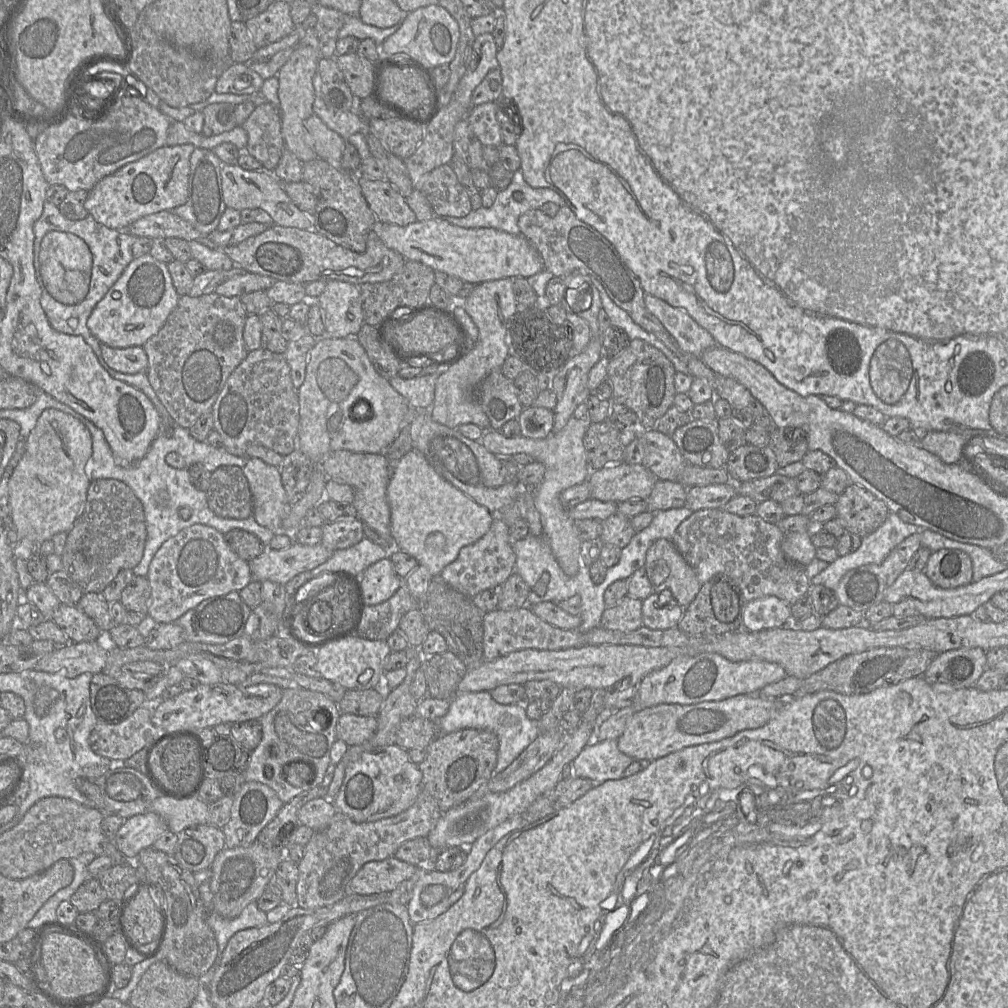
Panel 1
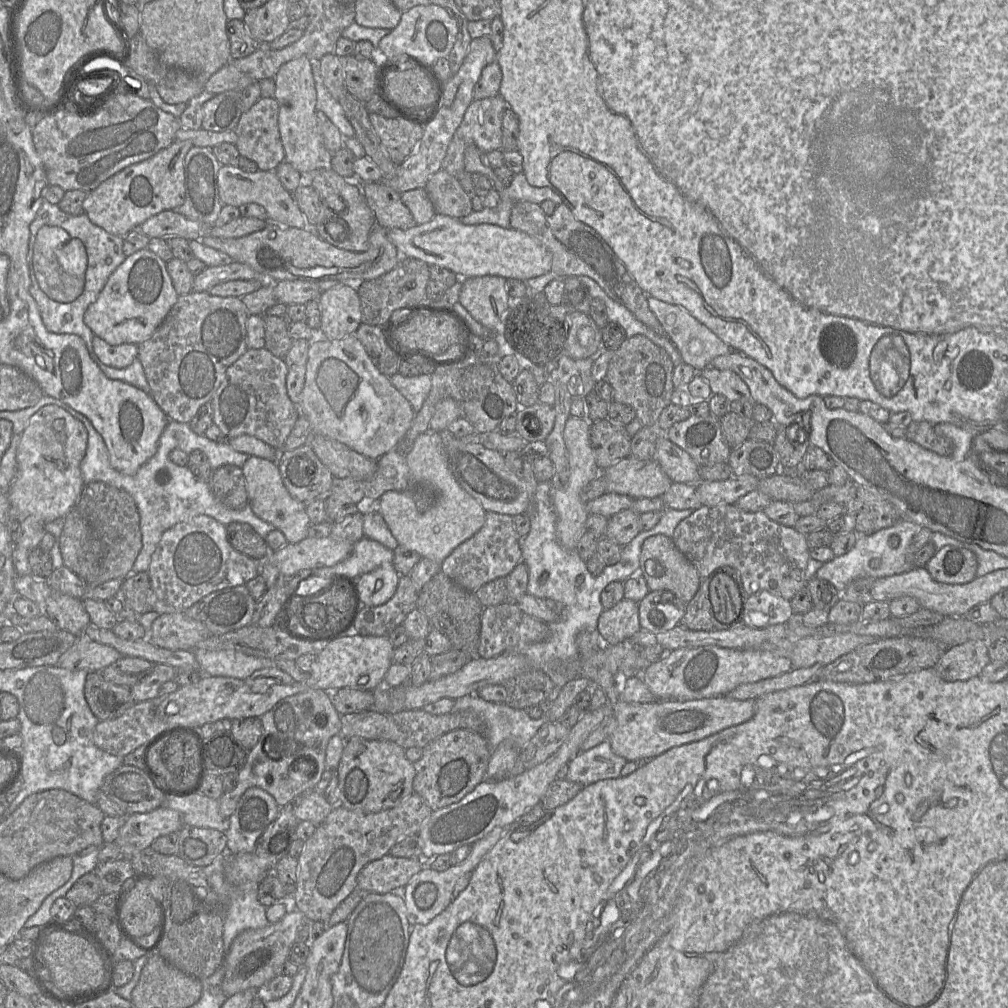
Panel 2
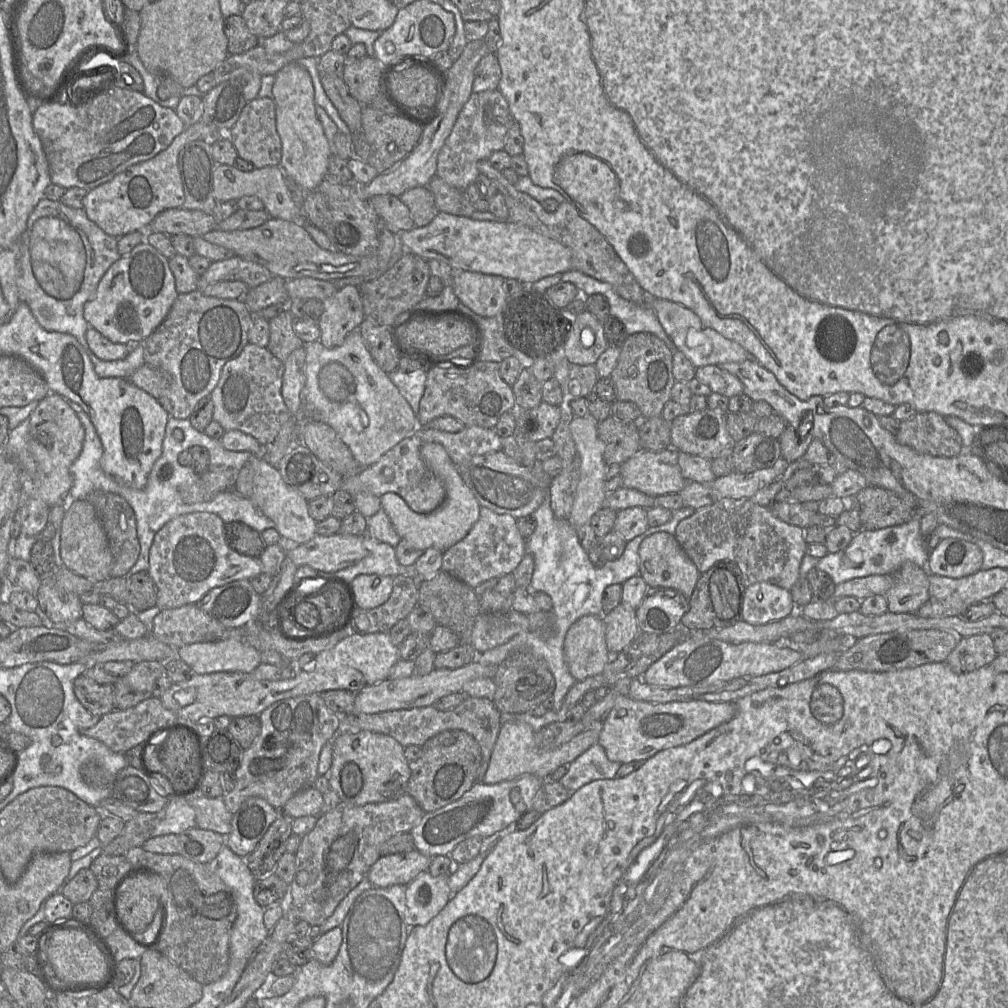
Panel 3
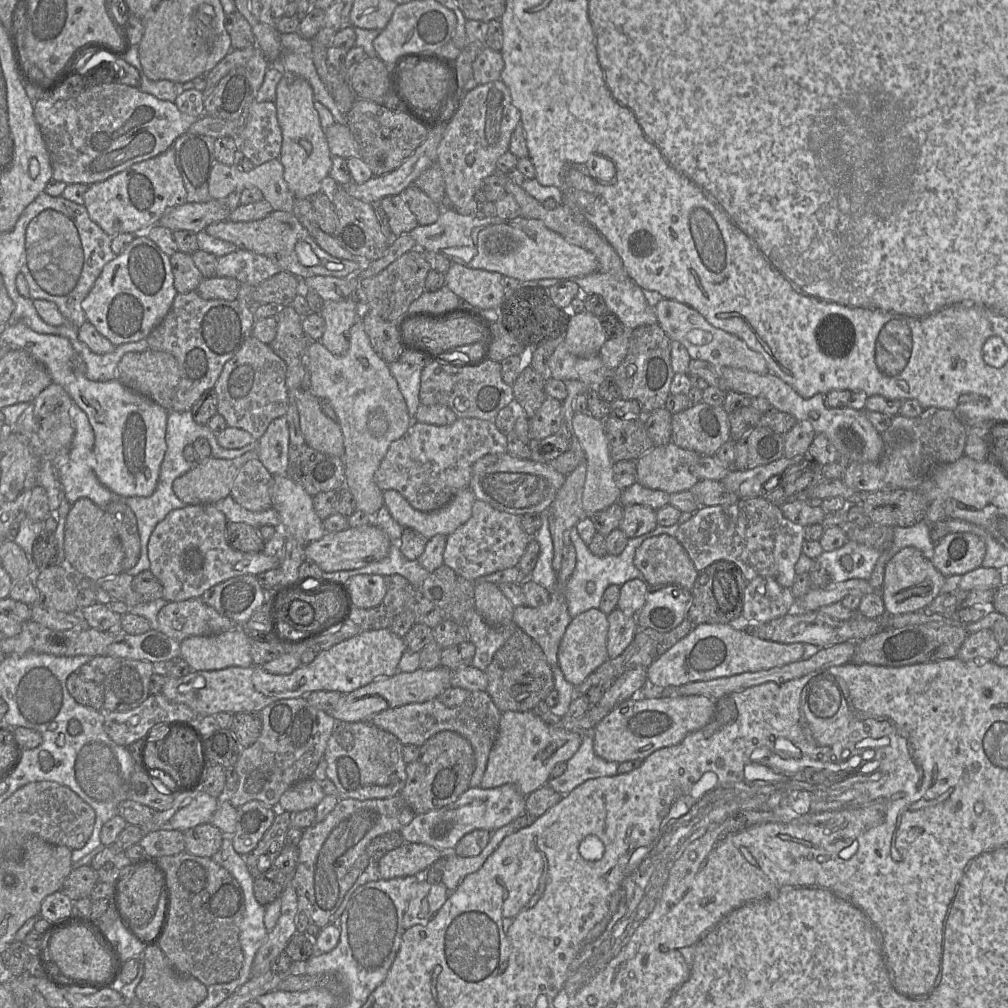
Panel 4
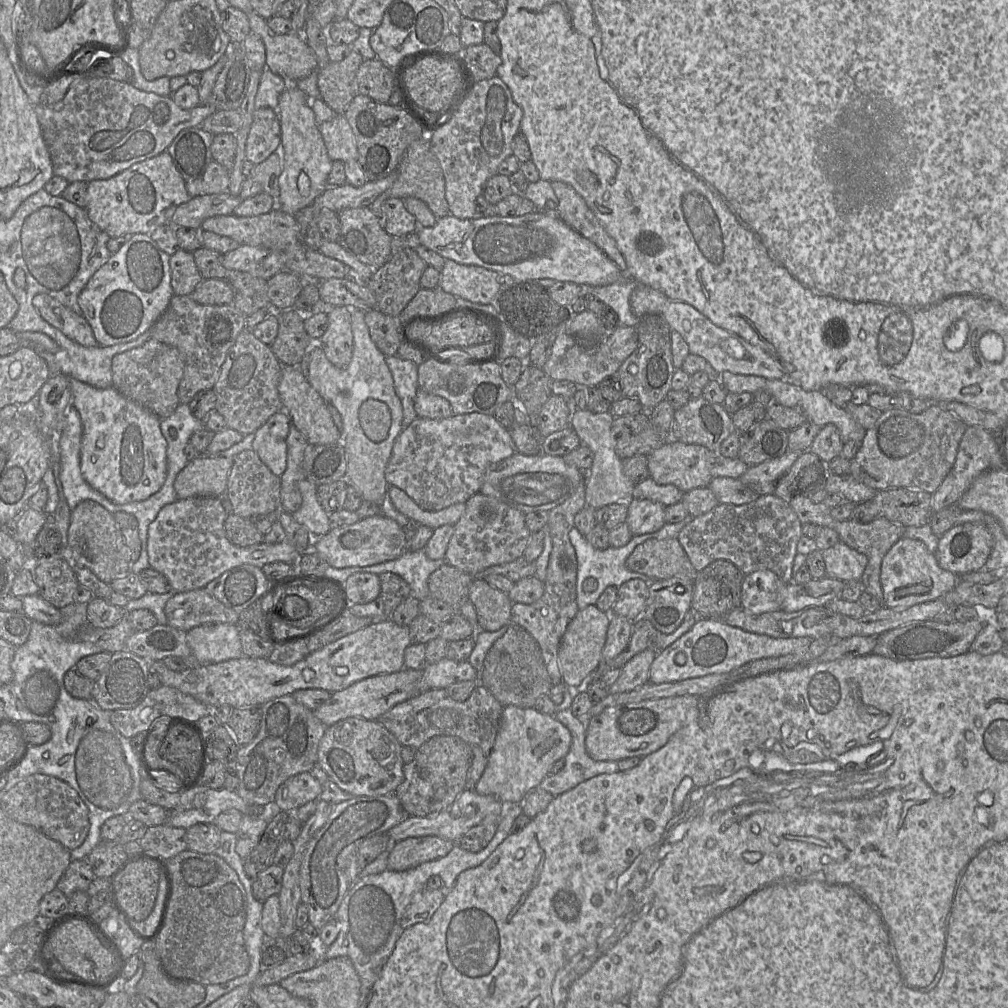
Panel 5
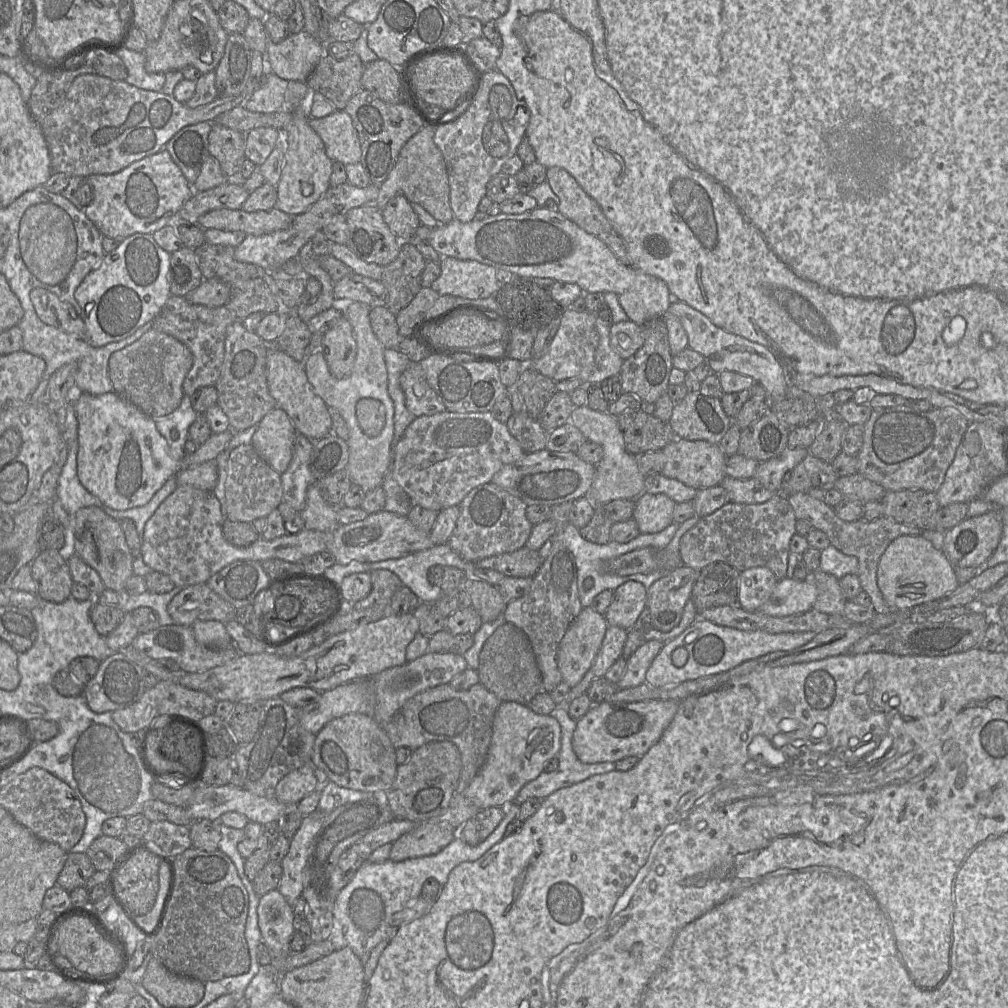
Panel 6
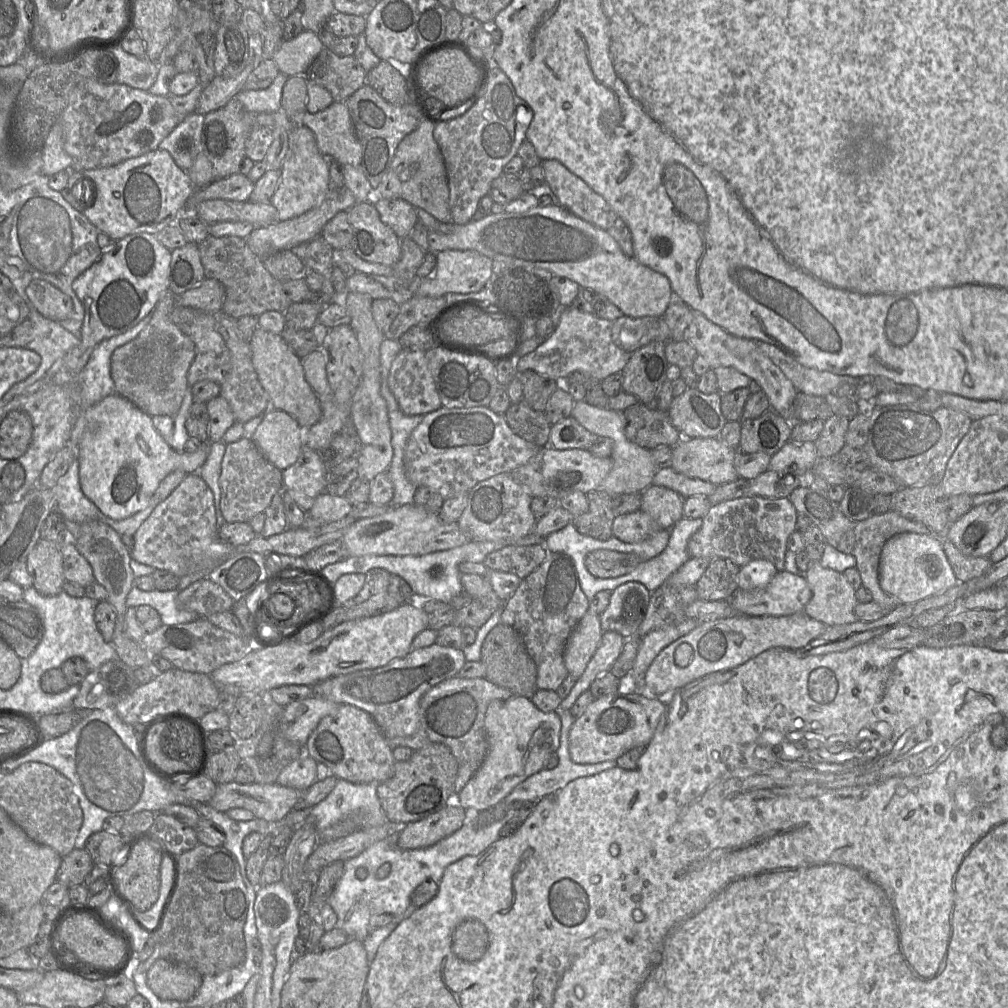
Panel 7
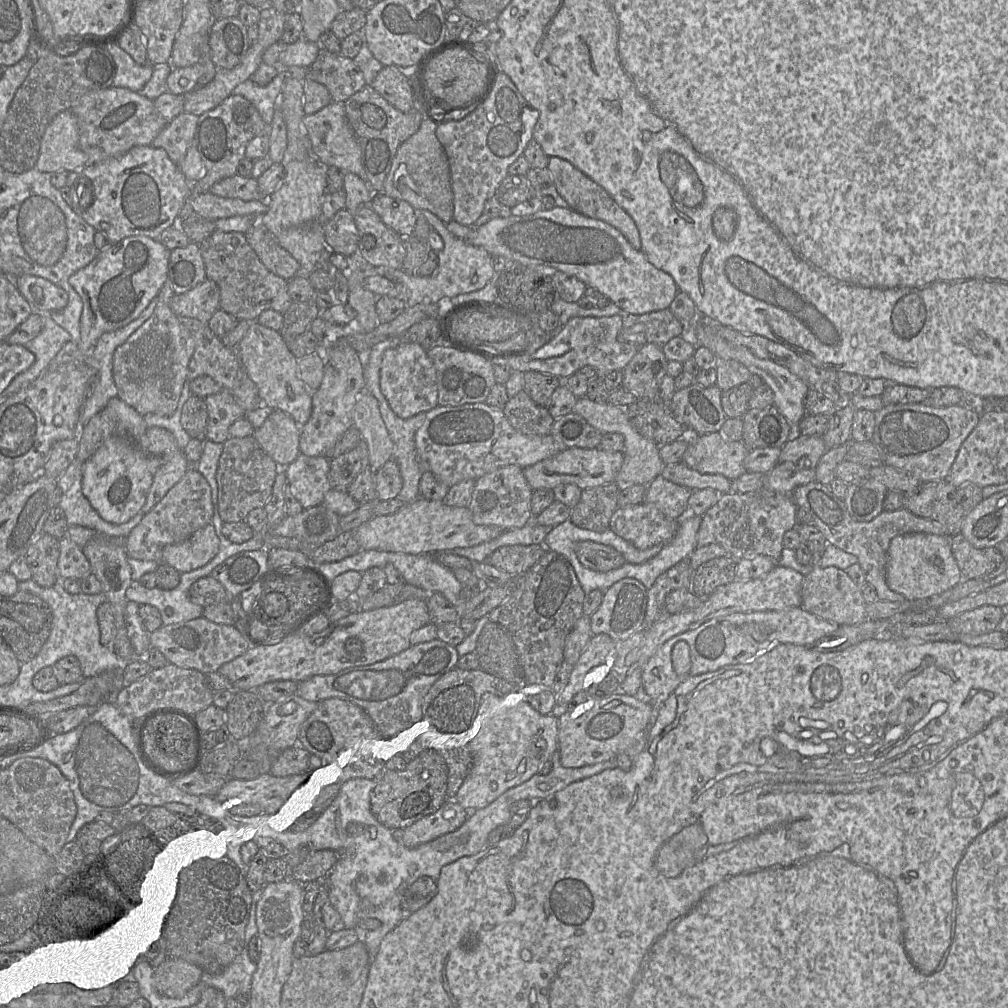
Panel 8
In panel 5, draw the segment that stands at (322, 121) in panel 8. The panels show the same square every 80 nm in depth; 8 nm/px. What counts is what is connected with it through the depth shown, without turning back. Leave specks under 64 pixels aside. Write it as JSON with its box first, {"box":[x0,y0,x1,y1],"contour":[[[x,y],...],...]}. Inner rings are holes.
{"box":[318,114,358,162],"contour":[[[342,114],[318,125],[328,155],[332,161],[348,162],[358,159],[358,147],[353,130]]]}

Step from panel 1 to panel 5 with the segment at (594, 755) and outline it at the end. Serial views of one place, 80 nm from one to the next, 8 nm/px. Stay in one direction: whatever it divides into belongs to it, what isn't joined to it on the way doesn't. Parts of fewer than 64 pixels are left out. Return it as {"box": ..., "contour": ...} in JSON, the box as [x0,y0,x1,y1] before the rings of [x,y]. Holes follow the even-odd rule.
{"box":[537,709,618,797],"contour":[[[570,709],[557,712],[554,716],[570,731],[572,743],[569,752],[563,759],[563,768],[554,775],[547,775],[537,788],[556,797],[590,778],[618,771],[617,762],[595,761],[587,754],[585,747],[586,721],[584,719],[573,716]]]}

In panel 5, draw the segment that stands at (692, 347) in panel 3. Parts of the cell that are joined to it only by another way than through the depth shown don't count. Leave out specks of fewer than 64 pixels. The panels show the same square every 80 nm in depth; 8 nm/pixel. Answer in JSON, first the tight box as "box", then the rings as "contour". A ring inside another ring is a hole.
{"box":[661,301,783,380],"contour":[[[668,301],[661,315],[670,329],[678,332],[686,341],[689,354],[703,357],[718,374],[728,371],[740,375],[754,375],[766,379],[783,380],[783,372],[768,353],[750,344],[739,335],[716,326],[693,306],[681,301]]]}

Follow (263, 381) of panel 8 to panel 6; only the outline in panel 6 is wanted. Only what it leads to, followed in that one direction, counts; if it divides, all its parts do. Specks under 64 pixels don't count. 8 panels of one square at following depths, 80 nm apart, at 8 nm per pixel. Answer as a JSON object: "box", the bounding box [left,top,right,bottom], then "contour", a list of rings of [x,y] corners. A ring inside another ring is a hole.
{"box":[266,344,333,442],"contour":[[[269,344],[266,376],[268,389],[276,402],[276,406],[285,411],[297,433],[304,435],[313,442],[333,434],[332,419],[328,412],[328,406],[314,392],[305,374],[303,363],[295,361],[276,348],[274,344]]]}

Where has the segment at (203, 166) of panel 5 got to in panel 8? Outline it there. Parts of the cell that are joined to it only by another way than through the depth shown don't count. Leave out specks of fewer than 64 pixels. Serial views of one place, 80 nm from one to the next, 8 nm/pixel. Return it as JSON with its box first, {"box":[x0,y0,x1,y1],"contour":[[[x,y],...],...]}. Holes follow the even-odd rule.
{"box":[151,112,197,164],"contour":[[[182,112],[163,128],[151,145],[163,148],[169,158],[179,164],[193,141],[197,122],[197,115]]]}

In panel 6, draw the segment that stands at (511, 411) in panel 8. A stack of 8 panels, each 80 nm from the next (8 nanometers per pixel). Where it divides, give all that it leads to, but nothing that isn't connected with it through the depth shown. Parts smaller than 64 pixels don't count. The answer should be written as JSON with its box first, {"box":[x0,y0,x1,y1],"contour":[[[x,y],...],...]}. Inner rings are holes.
{"box":[505,412,548,454],"contour":[[[524,412],[513,413],[505,425],[525,454],[545,448],[548,433],[542,429],[538,420],[532,419]]]}

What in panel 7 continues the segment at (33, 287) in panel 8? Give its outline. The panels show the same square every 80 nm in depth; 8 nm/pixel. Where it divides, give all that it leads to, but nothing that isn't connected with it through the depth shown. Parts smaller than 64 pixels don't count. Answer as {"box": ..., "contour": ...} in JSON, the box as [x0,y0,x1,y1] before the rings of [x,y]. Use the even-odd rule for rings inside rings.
{"box":[25,280,73,321],"contour":[[[32,280],[25,293],[33,307],[48,319],[61,321],[73,314],[71,298],[45,280]]]}

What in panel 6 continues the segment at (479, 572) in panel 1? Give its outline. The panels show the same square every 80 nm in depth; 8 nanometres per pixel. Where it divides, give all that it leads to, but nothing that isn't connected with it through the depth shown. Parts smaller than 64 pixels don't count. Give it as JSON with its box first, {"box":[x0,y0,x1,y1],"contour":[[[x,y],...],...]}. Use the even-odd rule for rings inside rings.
{"box":[447,482,533,562],"contour":[[[492,482],[471,490],[459,504],[459,517],[447,544],[468,562],[477,561],[526,546],[533,525],[526,518],[526,505]]]}

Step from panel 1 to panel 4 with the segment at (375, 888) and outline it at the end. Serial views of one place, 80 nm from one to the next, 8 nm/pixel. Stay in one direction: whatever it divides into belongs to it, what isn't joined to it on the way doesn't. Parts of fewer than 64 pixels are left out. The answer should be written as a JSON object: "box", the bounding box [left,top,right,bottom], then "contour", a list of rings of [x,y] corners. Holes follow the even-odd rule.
{"box":[378,842,444,880],"contour":[[[404,842],[378,861],[380,878],[384,880],[423,875],[428,867],[444,857],[444,852],[420,844]]]}

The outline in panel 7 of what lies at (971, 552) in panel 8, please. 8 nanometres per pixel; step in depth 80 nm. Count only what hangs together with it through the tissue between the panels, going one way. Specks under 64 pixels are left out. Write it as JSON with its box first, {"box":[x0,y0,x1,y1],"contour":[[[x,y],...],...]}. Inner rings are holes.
{"box":[943,538,992,582],"contour":[[[948,538],[944,540],[943,548],[958,582],[979,578],[992,565],[989,556],[972,557],[964,555]]]}

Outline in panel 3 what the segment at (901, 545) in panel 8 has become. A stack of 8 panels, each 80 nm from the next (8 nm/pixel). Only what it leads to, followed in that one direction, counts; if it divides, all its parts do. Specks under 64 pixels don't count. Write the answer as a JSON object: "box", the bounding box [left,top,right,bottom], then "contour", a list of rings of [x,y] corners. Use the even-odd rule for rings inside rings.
{"box":[885,562,930,614],"contour":[[[905,562],[893,574],[894,583],[885,597],[888,612],[901,614],[916,613],[930,599],[929,572],[927,568]]]}

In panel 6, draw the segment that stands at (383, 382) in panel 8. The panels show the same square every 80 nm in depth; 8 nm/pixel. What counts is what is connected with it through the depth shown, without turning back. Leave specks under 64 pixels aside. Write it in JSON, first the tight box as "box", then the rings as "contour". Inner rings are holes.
{"box":[399,362,446,416],"contour":[[[411,362],[401,374],[399,383],[405,395],[405,405],[415,416],[431,416],[446,411],[444,404],[427,383],[418,362]]]}

